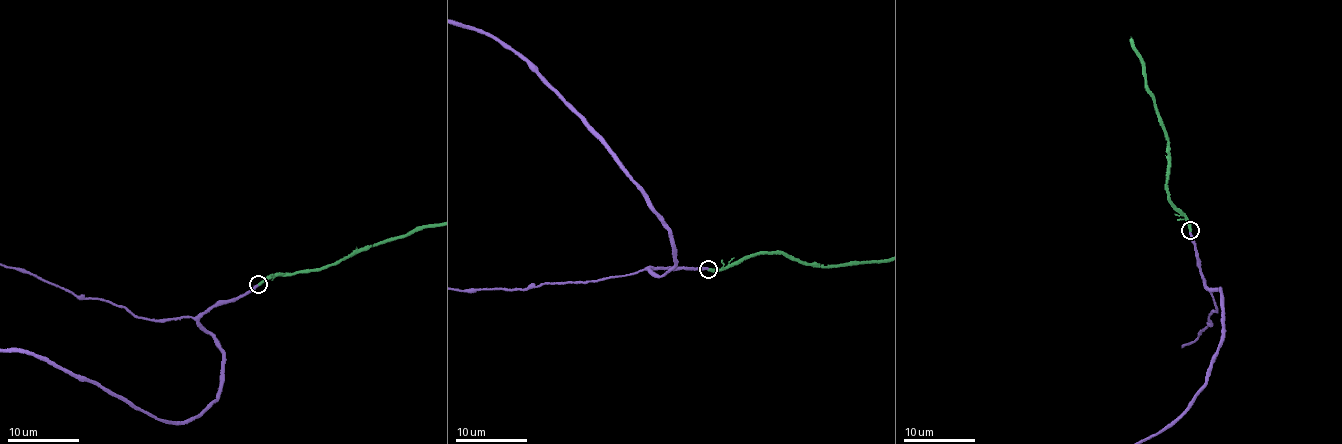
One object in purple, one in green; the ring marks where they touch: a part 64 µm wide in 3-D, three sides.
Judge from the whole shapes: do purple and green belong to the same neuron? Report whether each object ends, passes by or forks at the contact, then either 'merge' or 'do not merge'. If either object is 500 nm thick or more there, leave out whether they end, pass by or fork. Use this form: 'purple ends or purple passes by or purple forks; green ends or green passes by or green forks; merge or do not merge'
purple ends; green ends; merge

